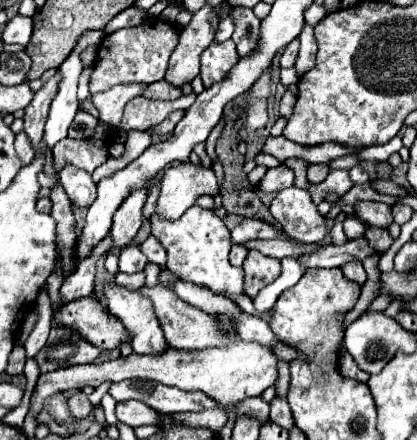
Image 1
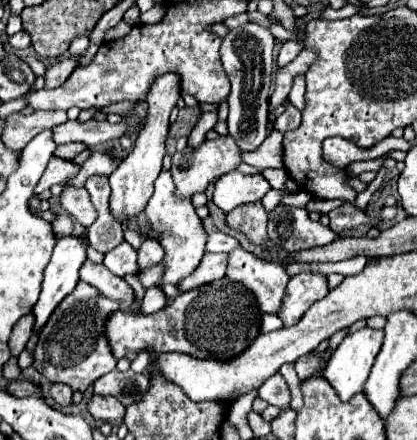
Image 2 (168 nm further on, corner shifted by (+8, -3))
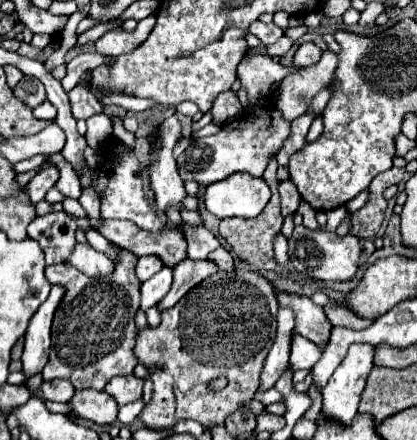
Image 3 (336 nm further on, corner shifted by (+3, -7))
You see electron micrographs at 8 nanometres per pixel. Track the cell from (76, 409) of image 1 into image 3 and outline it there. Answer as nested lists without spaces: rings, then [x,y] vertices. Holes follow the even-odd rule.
[[[53,379],[53,381],[43,381],[41,383],[41,393],[43,393],[43,399],[47,399],[47,401],[67,403],[73,397],[75,389],[65,379]]]

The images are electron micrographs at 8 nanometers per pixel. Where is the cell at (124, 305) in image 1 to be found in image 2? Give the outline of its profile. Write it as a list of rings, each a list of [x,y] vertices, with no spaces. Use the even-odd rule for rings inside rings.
[[[86,261],[80,269],[80,279],[92,287],[96,287],[102,295],[108,295],[108,299],[116,299],[120,303],[122,311],[140,313],[140,309],[134,309],[136,295],[134,289],[118,275],[110,273],[104,265],[96,265]]]

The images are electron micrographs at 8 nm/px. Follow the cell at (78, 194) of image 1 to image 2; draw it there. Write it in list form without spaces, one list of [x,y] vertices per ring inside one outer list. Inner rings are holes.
[[[64,185],[64,191],[60,195],[60,207],[62,211],[78,219],[78,223],[84,227],[90,227],[96,219],[96,209],[90,201],[90,193],[86,187]]]

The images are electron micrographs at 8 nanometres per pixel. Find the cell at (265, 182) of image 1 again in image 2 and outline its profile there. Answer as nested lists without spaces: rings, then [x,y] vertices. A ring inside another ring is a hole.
[[[232,171],[216,181],[212,199],[222,211],[228,213],[242,203],[260,201],[270,189],[270,183],[262,175],[242,175]]]

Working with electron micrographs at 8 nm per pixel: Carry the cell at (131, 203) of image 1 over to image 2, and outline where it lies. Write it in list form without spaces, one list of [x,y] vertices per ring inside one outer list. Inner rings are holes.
[[[166,73],[160,75],[150,93],[148,93],[148,117],[140,129],[140,135],[136,139],[136,145],[132,149],[130,155],[126,155],[122,159],[122,163],[118,165],[118,169],[110,175],[110,187],[112,187],[112,195],[110,195],[110,209],[112,215],[122,223],[124,219],[130,221],[134,217],[138,217],[138,213],[144,211],[148,199],[152,197],[154,191],[154,181],[162,171],[162,157],[164,157],[164,139],[168,135],[168,115],[172,111],[172,107],[176,105],[176,101],[180,99],[180,75],[176,73]]]

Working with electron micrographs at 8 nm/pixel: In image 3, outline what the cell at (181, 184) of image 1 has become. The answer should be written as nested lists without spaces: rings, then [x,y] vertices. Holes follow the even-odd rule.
[[[269,101],[265,107],[257,107],[257,111],[245,111],[241,119],[233,119],[219,129],[219,133],[203,139],[195,139],[179,157],[177,167],[181,179],[191,179],[203,185],[221,181],[237,171],[245,171],[253,177],[261,177],[269,159],[277,155],[283,143],[291,135],[291,121],[281,117],[281,111]]]

